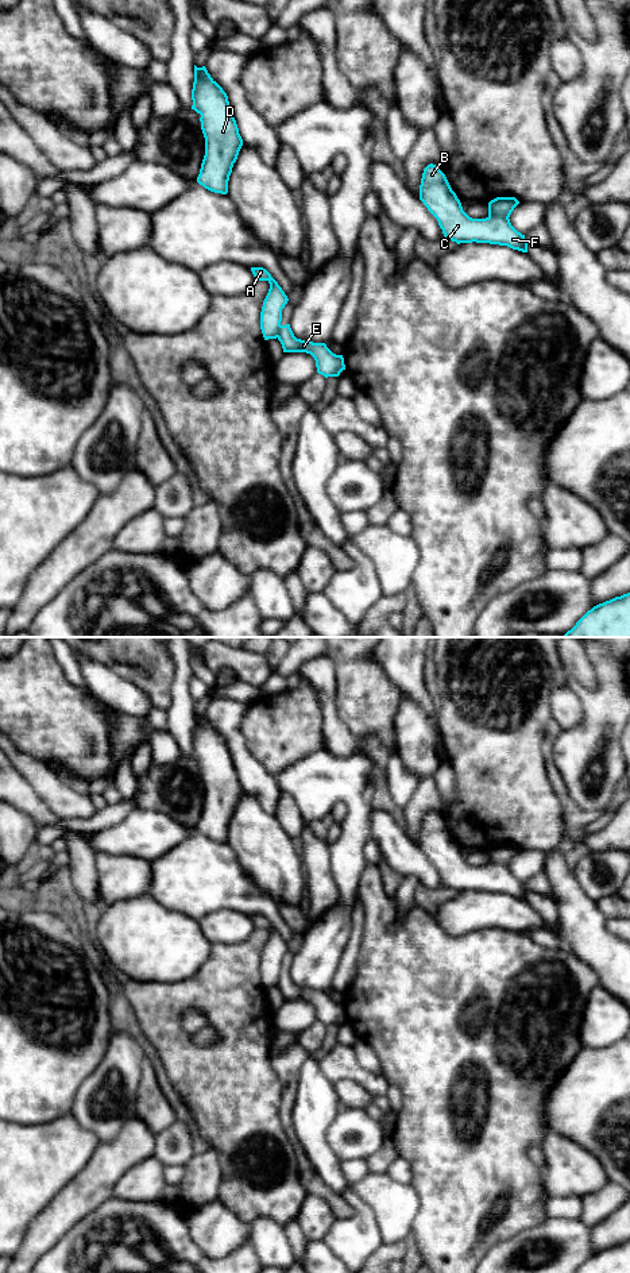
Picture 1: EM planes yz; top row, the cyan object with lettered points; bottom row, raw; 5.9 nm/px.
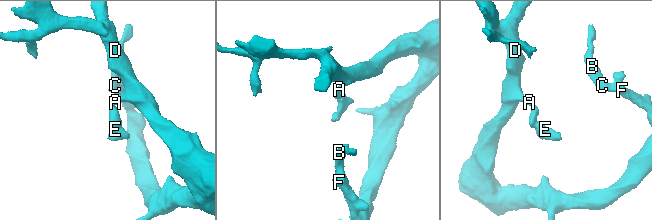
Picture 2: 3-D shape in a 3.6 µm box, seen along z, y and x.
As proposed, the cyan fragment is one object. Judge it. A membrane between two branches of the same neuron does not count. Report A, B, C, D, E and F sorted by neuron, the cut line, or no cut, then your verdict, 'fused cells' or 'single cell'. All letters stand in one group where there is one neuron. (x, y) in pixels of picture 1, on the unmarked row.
A B C D F / E | yz (281, 973), (277, 984) | fused cells

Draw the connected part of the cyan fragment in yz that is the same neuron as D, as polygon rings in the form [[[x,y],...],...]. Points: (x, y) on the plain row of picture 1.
[[[194,713],[192,748],[192,757],[201,763],[201,778],[205,786],[205,803],[197,830],[210,840],[227,842],[229,823],[243,787],[227,741],[205,714]]]

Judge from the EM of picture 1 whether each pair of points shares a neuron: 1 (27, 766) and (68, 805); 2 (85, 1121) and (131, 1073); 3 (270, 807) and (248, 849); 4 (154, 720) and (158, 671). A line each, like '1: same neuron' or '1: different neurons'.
1: same neuron
2: same neuron
3: different neurons
4: different neurons

